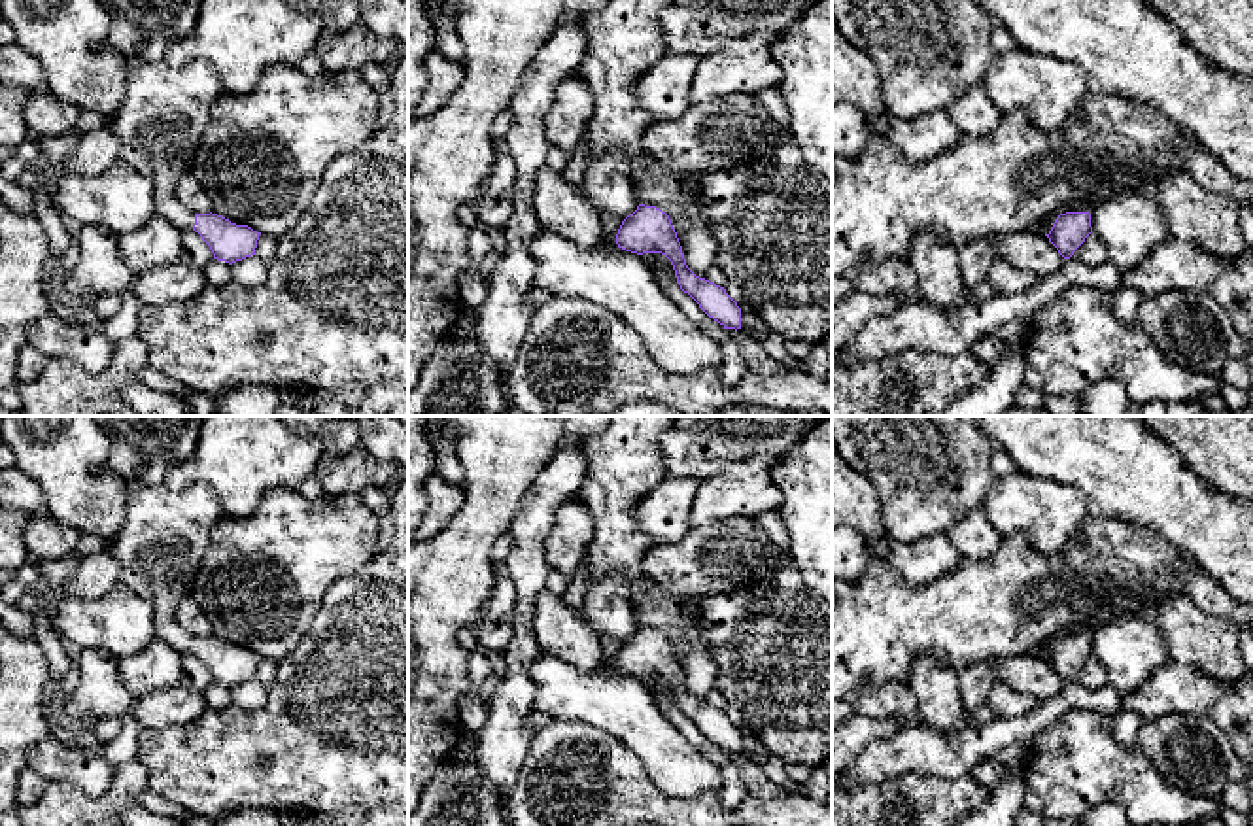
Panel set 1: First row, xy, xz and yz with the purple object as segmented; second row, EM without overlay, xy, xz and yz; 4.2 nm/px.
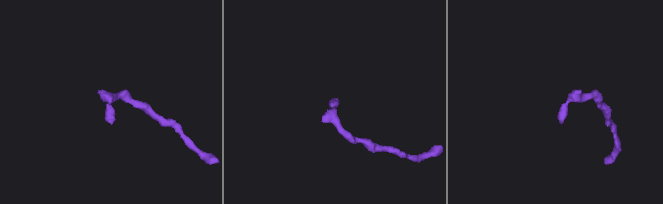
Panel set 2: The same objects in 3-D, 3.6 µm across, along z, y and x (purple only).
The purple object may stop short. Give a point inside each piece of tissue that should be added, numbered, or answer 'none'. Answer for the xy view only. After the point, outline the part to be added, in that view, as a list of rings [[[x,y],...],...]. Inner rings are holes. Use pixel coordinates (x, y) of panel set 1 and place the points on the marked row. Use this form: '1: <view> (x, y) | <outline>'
1: xy (163, 114) | [[[166,60],[130,62],[121,106],[108,121],[121,142],[121,159],[153,181],[157,214],[180,231],[193,229],[195,214],[174,197],[174,189],[189,174],[210,112],[221,95],[221,77],[204,60],[193,60],[180,68],[172,68]]]

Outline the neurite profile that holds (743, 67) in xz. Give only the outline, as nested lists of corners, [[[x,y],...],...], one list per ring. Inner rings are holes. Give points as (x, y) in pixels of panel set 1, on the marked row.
[[[754,30],[701,57],[688,95],[690,106],[711,98],[756,96],[779,87],[784,72],[771,53],[773,42],[769,30]]]

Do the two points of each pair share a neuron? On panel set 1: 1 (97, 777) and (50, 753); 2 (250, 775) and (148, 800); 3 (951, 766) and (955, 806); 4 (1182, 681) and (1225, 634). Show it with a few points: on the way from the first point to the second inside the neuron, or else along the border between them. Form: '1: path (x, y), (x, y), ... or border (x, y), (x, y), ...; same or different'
1: path (85, 770), (61, 764); same
2: border (148, 789), (161, 798); different
3: border (910, 770), (951, 779), (968, 775); different
4: border (1172, 660), (1184, 662), (1210, 677), (1235, 683); different

